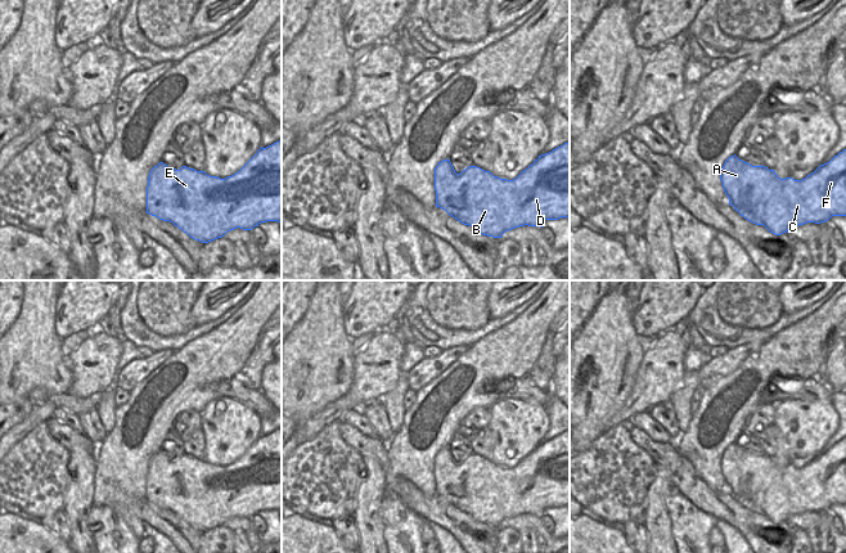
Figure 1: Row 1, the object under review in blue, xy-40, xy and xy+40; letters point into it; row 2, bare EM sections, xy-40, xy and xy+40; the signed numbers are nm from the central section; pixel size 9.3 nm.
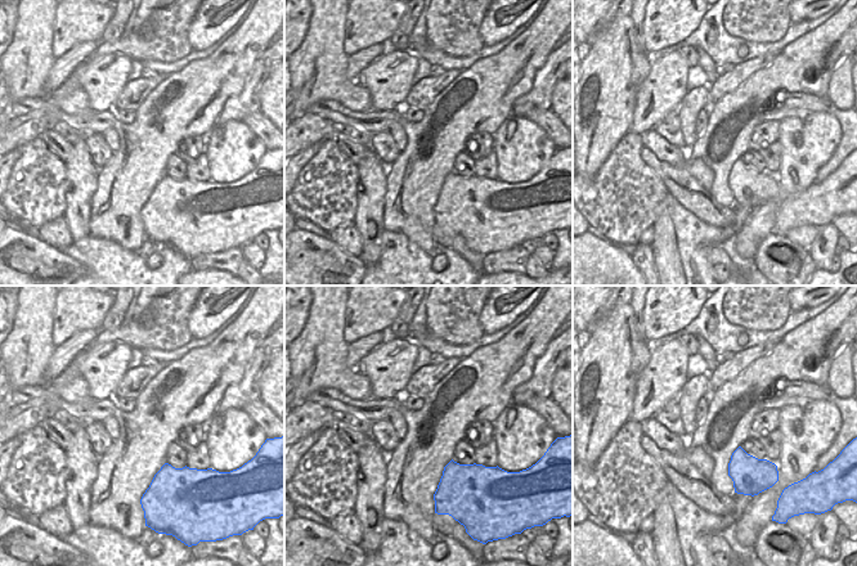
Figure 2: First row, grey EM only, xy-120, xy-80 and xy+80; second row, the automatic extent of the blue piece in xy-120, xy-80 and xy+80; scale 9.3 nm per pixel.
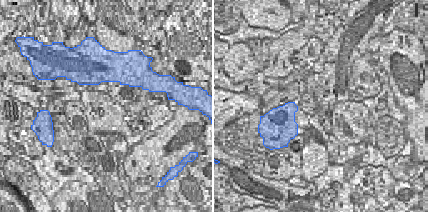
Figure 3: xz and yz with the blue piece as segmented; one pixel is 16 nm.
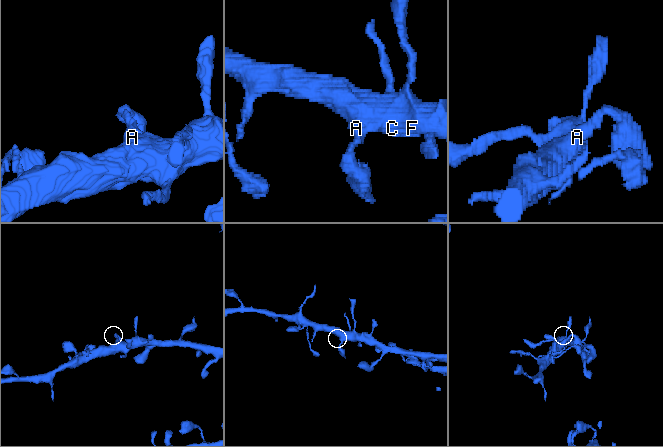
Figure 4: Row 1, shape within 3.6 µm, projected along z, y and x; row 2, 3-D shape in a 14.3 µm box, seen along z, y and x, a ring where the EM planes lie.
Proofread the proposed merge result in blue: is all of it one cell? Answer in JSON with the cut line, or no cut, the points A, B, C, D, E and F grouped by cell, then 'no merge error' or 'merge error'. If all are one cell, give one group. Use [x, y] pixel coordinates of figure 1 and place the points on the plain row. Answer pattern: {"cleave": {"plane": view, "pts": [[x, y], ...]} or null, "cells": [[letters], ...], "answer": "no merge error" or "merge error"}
{"cleave": null, "cells": [["A", "B", "C", "D", "E", "F"]], "answer": "no merge error"}

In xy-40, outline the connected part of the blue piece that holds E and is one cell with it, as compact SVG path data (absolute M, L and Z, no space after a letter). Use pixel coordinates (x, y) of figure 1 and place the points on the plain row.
M282 428L260 436L234 463L225 467L210 464L183 454L171 457L163 450L154 454L148 466L147 502L170 509L190 526L202 531L222 526L240 516L252 518L261 511L282 509Z

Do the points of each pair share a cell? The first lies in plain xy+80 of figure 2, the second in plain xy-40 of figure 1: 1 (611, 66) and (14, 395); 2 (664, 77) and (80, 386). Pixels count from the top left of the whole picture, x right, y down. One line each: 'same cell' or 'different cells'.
1: same cell
2: same cell

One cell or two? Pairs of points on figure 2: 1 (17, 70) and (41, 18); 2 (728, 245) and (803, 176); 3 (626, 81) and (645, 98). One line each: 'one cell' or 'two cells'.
1: one cell
2: two cells
3: two cells

